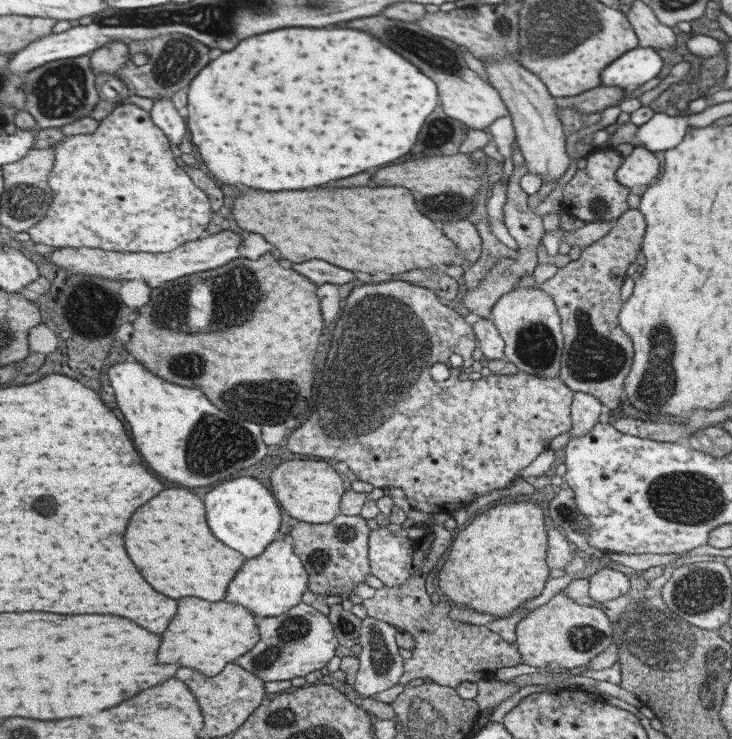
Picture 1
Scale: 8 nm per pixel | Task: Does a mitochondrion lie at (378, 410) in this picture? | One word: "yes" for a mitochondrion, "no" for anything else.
yes

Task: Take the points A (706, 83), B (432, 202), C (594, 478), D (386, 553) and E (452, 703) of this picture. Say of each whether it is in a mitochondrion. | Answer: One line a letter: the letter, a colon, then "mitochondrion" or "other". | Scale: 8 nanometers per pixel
A: other
B: mitochondrion
C: other
D: other
E: other

